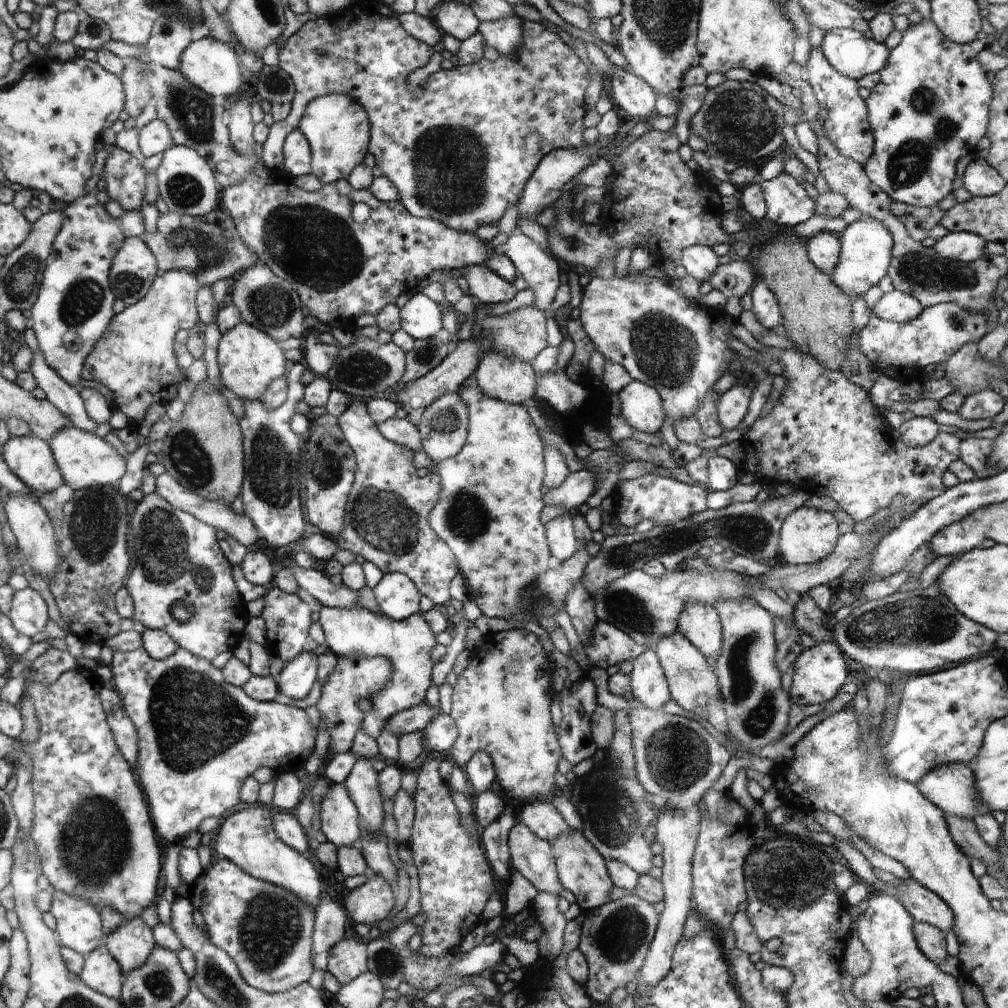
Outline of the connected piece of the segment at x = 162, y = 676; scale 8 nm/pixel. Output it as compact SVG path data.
M144 646L141 649L133 650L132 652L115 652L114 660L110 664L113 671L113 680L116 683L118 692L124 698L124 706L128 709L132 720L136 723L140 736L140 762L138 762L137 770L140 775L141 783L144 784L144 790L148 792L148 802L152 806L153 820L156 820L156 828L160 830L160 836L164 838L170 845L184 843L186 838L194 832L200 832L200 826L206 818L215 816L222 821L231 812L237 810L239 805L242 805L240 796L242 791L240 786L242 782L246 782L248 778L252 778L252 774L262 768L268 766L277 774L294 773L298 768L304 768L304 762L311 758L310 754L314 754L317 743L316 732L310 728L308 718L306 718L305 710L286 705L285 703L277 703L276 701L264 702L258 701L250 696L241 688L228 681L224 676L224 669L217 668L208 659L196 656L192 650L180 648L174 656L170 656L166 660L156 660L155 657L148 652Z

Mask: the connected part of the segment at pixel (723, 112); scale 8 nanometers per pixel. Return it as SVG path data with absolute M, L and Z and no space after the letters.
M724 80L709 88L704 103L691 118L692 132L706 142L705 154L713 160L721 158L749 165L773 155L785 142L781 133L786 105L761 88L756 82Z

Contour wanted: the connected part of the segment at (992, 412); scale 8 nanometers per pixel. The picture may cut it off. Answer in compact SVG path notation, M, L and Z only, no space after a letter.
M980 390L974 394L967 395L958 414L969 421L982 419L993 419L1002 412L1005 400L993 390Z

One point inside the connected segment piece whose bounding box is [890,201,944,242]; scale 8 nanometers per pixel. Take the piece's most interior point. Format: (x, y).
(919, 220)

